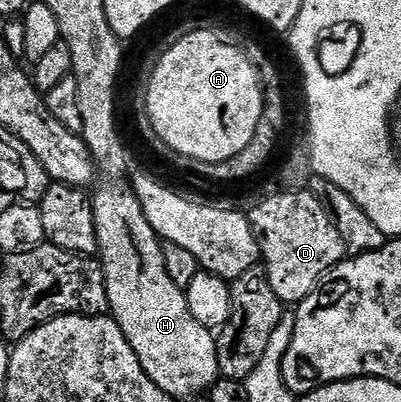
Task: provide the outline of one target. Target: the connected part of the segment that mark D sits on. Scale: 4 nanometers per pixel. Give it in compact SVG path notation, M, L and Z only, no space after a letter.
M307 189L295 192L279 192L272 194L265 202L257 204L250 210L252 231L260 249L259 261L268 276L270 288L274 288L274 296L278 296L285 304L299 304L306 296L310 296L316 289L321 278L346 257L346 247L338 228L334 224L332 215L323 206L316 195Z

